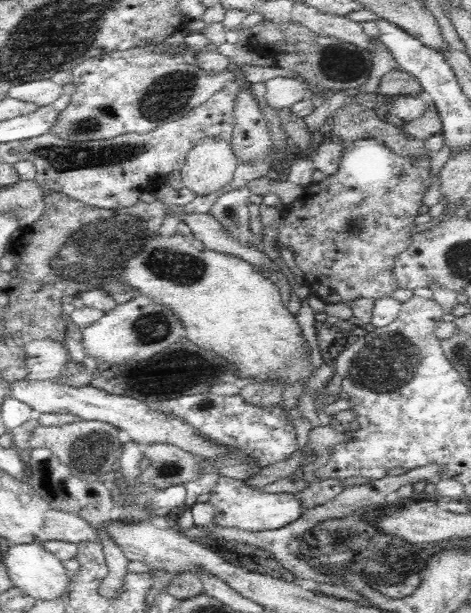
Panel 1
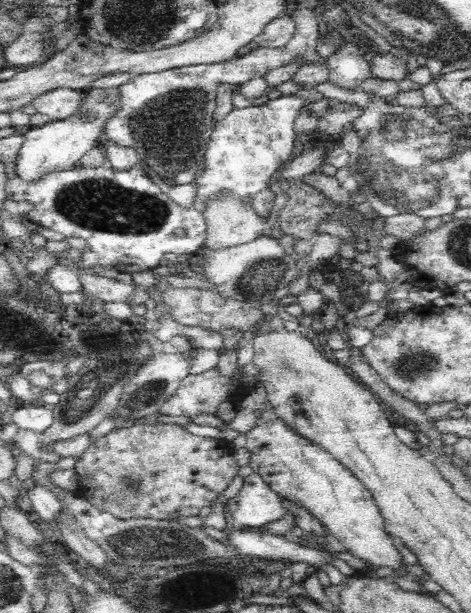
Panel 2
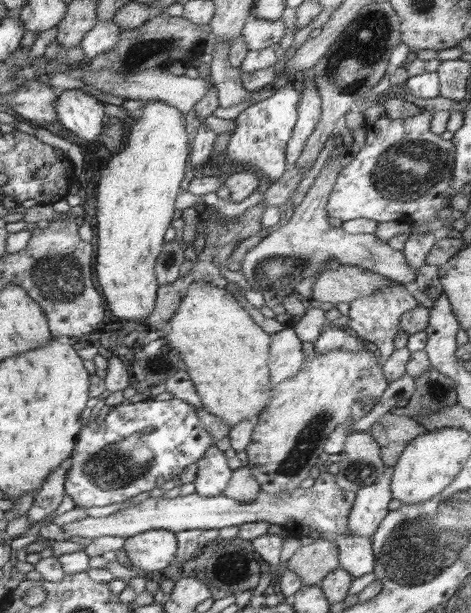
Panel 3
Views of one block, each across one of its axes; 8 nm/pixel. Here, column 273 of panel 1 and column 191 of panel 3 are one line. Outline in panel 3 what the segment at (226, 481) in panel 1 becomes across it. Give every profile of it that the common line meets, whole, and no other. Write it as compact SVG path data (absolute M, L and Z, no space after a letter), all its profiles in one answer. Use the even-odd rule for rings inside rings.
M322 472L310 488L298 487L294 491L267 493L258 491L252 501L237 501L226 495L203 497L192 493L176 498L150 497L139 504L118 509L107 517L88 517L72 524L61 526L71 536L81 536L85 542L100 536L131 536L151 530L166 529L172 532L182 530L220 530L246 523L279 524L284 530L296 536L310 536L314 539L334 541L340 548L340 566L354 578L369 575L378 564L370 537L359 537L349 532L349 515L356 502L357 493L346 491L337 483L336 475Z

